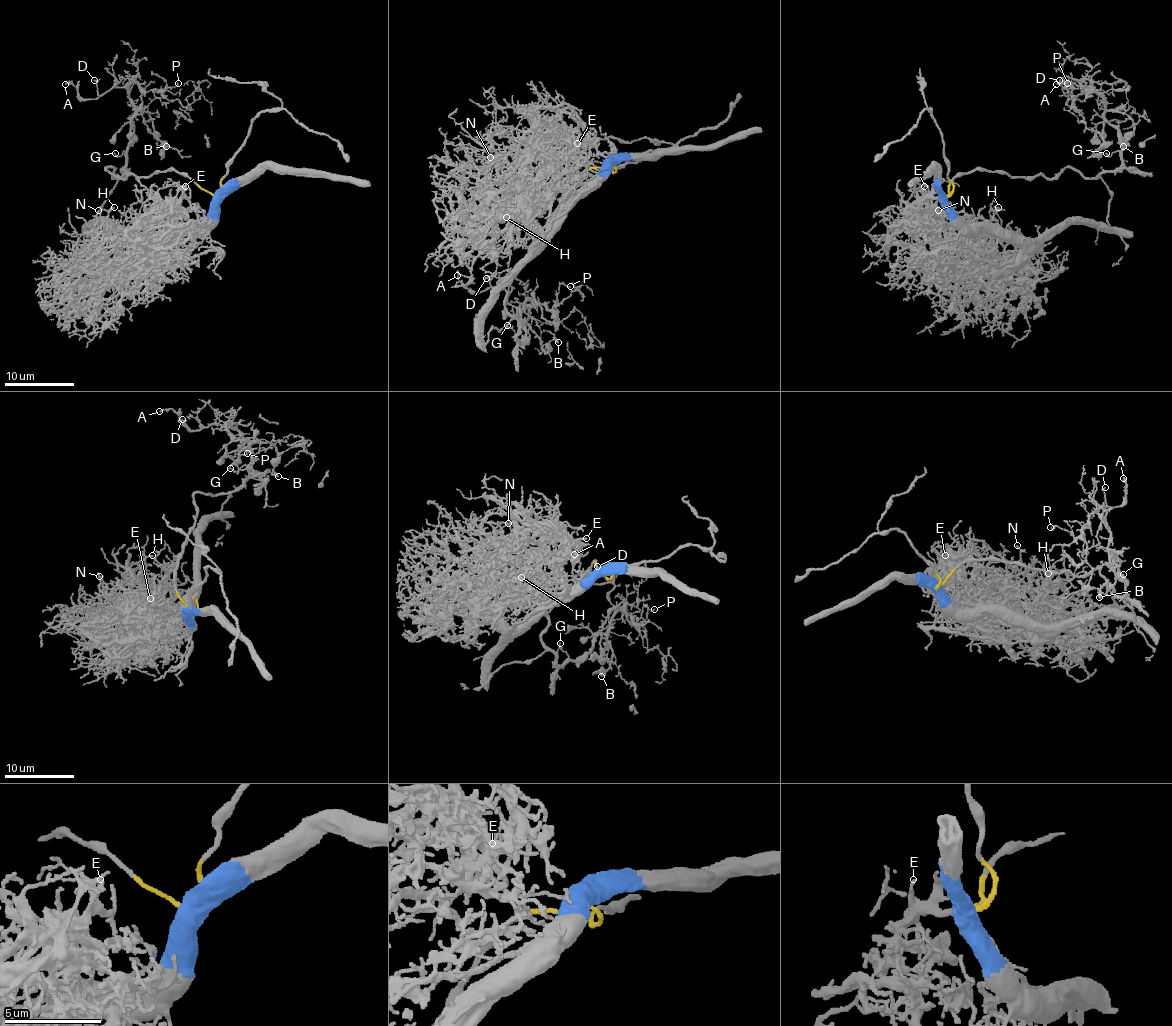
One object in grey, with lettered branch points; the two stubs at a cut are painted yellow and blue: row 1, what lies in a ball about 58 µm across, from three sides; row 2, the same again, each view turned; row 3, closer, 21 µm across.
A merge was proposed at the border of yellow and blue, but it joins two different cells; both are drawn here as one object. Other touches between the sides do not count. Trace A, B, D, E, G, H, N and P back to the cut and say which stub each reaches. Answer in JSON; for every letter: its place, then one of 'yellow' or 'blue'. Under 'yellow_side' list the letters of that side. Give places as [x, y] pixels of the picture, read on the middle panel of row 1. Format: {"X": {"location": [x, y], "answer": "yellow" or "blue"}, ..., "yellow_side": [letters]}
{"A": {"location": [457, 275], "answer": "yellow"}, "B": {"location": [558, 342], "answer": "yellow"}, "D": {"location": [486, 278], "answer": "yellow"}, "E": {"location": [577, 143], "answer": "blue"}, "G": {"location": [507, 325], "answer": "yellow"}, "H": {"location": [506, 217], "answer": "blue"}, "N": {"location": [490, 157], "answer": "blue"}, "P": {"location": [570, 286], "answer": "yellow"}, "yellow_side": ["A", "B", "D", "G", "P"]}

